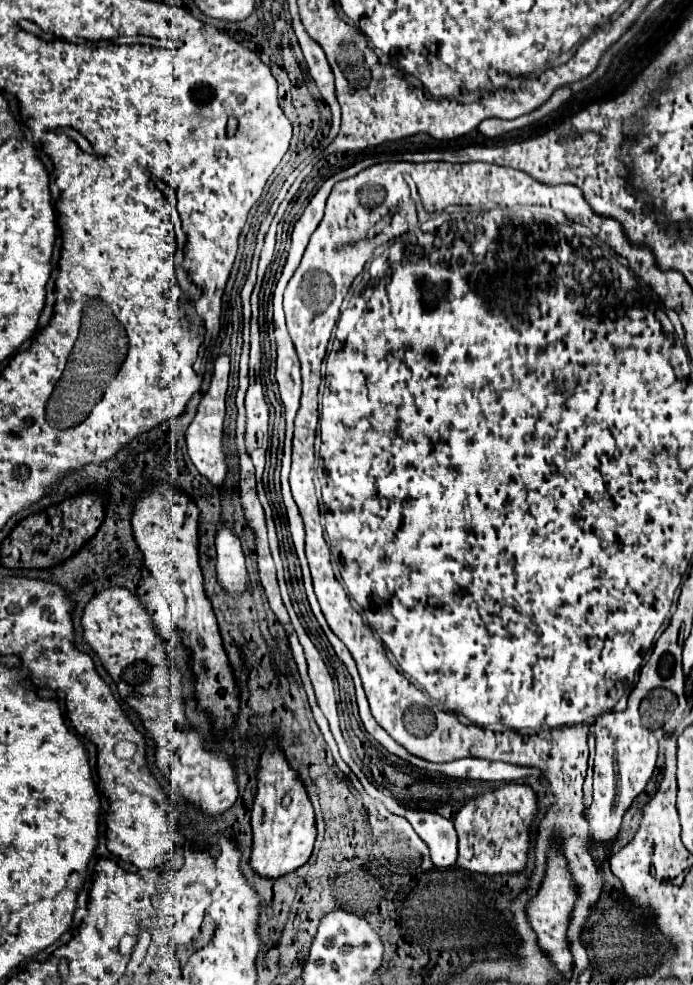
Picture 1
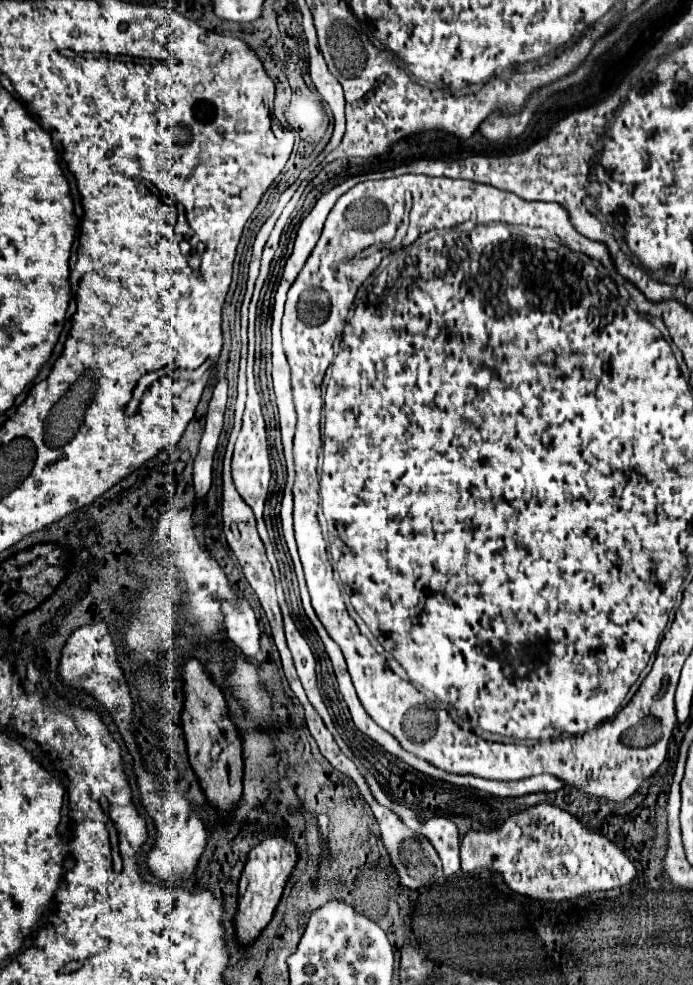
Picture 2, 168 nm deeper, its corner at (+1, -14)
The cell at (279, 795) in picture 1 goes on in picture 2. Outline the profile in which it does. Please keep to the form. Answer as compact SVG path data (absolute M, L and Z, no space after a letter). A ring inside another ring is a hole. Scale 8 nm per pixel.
M273 834L265 838L259 846L251 848L239 880L239 910L235 916L235 934L241 944L251 944L261 934L261 930L269 924L281 900L283 888L293 868L297 866L297 860L299 860L297 846L291 842L287 834Z

